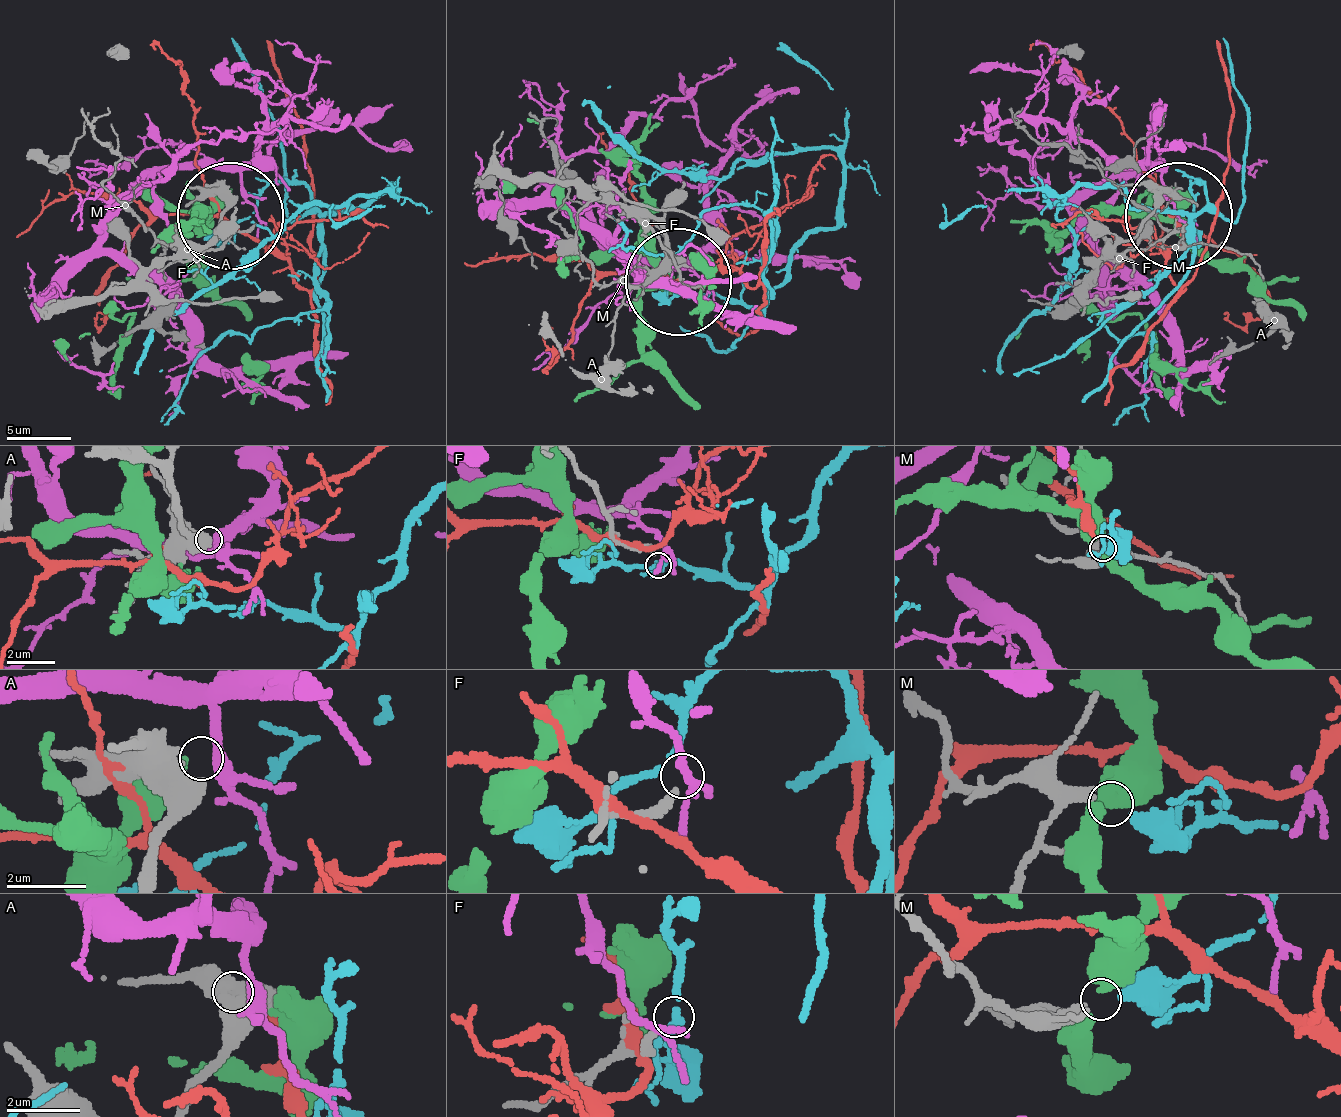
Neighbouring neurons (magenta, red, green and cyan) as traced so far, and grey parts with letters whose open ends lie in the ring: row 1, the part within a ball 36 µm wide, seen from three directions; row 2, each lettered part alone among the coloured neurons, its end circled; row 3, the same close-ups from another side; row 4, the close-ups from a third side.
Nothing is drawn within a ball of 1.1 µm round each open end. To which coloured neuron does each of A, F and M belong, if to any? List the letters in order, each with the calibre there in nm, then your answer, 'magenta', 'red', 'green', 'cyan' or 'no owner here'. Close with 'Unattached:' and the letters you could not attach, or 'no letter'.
A: calibre 650 nm; no owner here
F: calibre 240 nm; no owner here
M: calibre 240 nm; cyan
Unattached: A, F

